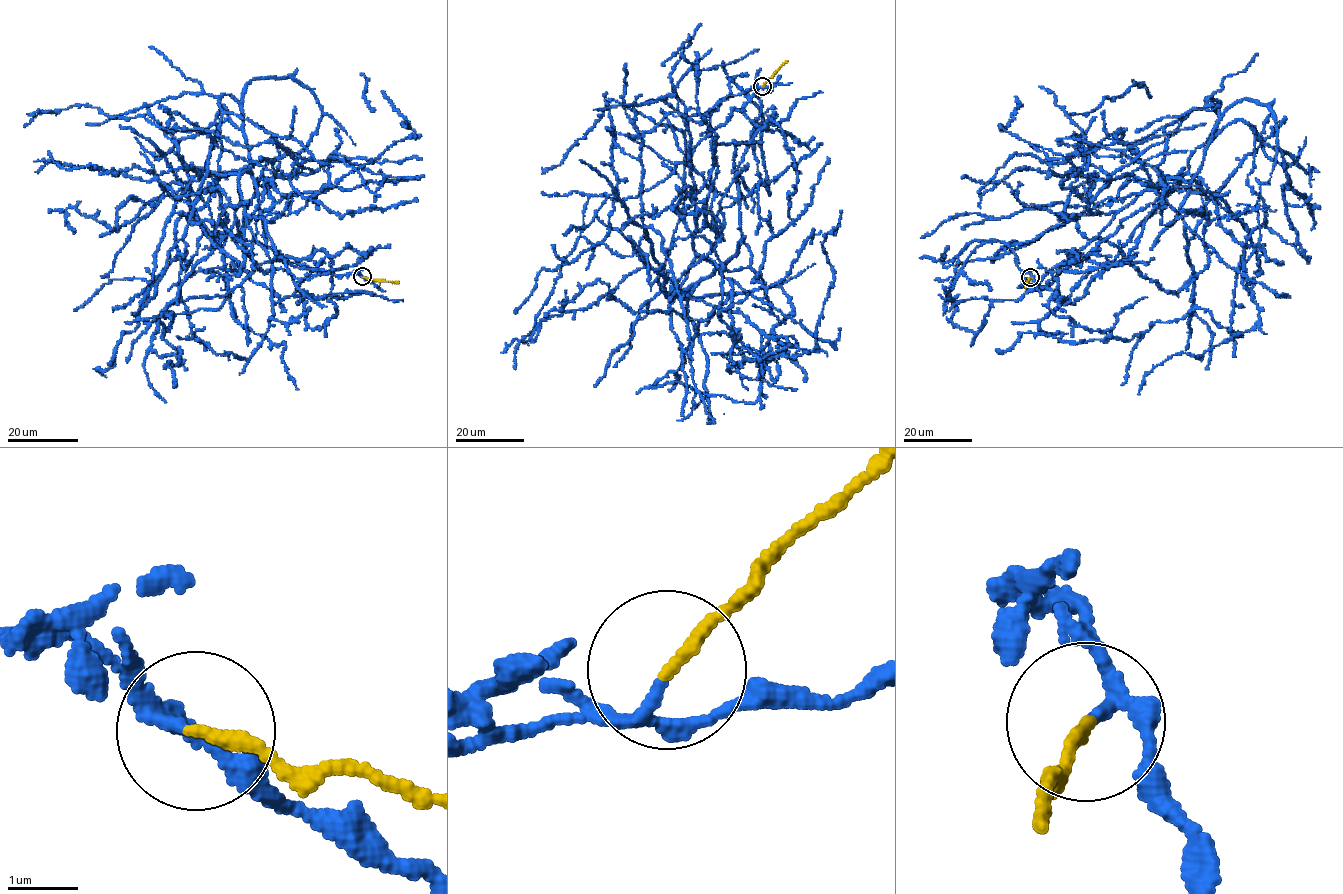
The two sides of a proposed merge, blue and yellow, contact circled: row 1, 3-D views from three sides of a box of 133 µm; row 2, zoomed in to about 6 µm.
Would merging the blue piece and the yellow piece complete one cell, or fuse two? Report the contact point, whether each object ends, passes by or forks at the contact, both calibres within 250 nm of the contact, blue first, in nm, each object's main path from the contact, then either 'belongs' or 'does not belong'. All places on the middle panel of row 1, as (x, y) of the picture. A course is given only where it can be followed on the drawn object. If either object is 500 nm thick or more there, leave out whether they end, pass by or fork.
place (762, 86); blue passes by; yellow ends; calibres 130 and 180 nm; course blue (762, 86), (684, 117), (694, 249), (749, 267), (739, 203), (685, 164), (635, 197), (591, 196), (515, 369); course yellow (762, 86), (788, 60); does not belong

